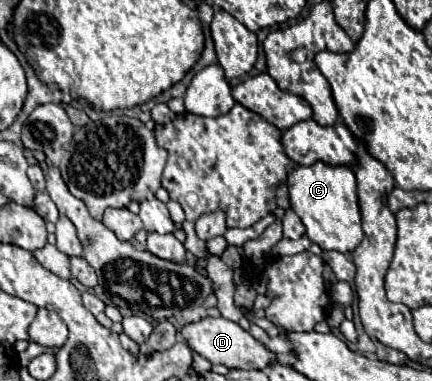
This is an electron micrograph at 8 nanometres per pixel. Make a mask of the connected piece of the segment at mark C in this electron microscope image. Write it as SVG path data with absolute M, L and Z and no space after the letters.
M315 163L309 167L295 167L287 179L291 209L307 227L309 241L317 243L323 251L339 251L351 255L363 241L361 211L357 199L357 179L349 167L331 167Z

